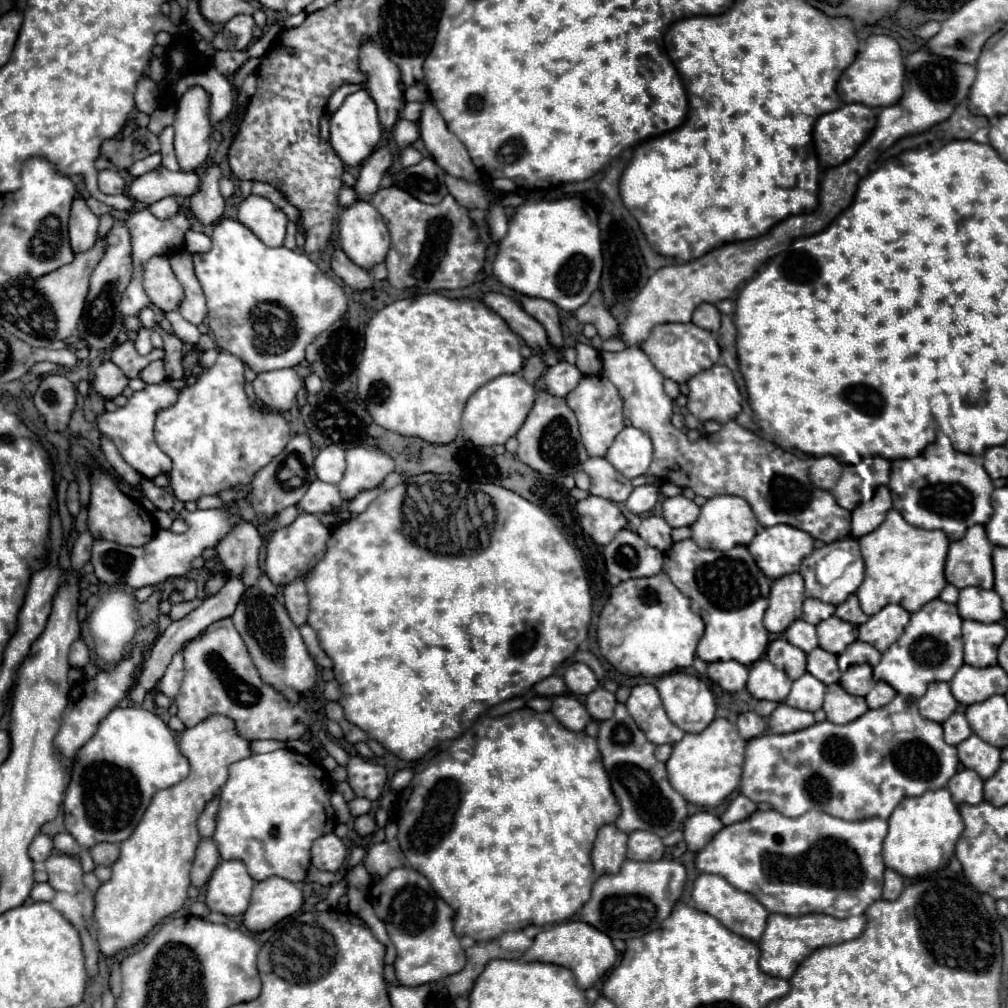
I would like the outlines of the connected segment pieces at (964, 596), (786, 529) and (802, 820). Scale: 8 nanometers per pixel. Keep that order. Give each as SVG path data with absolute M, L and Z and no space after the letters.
M974 586L962 588L956 606L960 618L964 620L1000 622L1000 618L1004 616L1000 596L994 590L980 590Z
M778 524L762 528L748 550L756 558L760 570L770 580L776 580L800 570L802 560L814 550L814 538L794 526Z
M756 810L744 822L724 826L712 842L696 854L696 866L700 872L720 874L728 878L738 890L750 892L768 906L768 912L780 912L788 916L800 914L830 914L836 918L848 918L864 914L866 908L882 894L882 842L888 834L888 822L882 818L866 818L858 822L846 822L832 818L830 814L810 810L798 818L788 818L776 810Z

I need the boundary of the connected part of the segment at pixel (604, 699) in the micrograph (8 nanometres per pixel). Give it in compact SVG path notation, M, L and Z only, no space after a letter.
M596 688L590 696L586 696L586 710L590 712L592 720L596 720L596 722L612 718L614 706L616 706L614 694L604 688Z

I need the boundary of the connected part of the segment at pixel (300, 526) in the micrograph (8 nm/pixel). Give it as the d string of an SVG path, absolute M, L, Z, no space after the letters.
M302 512L290 526L284 526L280 530L276 530L270 540L268 540L268 556L266 556L266 566L264 572L268 574L268 578L278 584L278 586L286 586L288 582L292 582L296 576L306 576L306 572L316 564L316 560L324 554L326 550L326 542L328 542L330 530L326 526L320 524L320 520L314 514L306 514Z

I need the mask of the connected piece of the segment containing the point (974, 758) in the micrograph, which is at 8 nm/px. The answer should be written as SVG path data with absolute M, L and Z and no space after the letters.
M972 734L968 740L960 742L958 748L958 758L960 762L970 768L976 770L980 774L982 780L988 780L998 768L1000 768L1000 750L988 742L984 742L982 738L978 738L976 734Z

